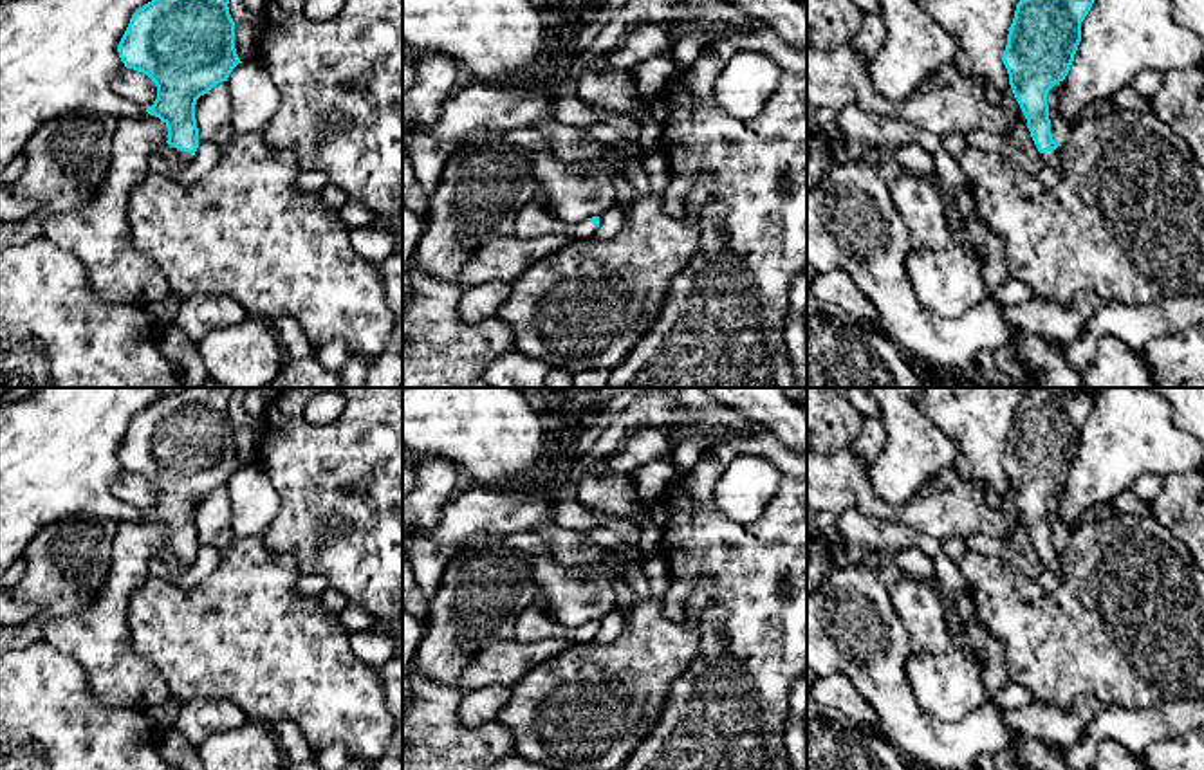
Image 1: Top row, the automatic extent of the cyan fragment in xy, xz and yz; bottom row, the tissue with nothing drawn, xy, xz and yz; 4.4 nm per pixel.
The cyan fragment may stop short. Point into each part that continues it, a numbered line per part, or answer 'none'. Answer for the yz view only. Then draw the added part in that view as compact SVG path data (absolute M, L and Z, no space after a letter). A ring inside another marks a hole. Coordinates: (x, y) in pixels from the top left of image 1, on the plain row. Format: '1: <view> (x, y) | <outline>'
1: yz (1053, 563) | M1060 550L1056 554L1052 554L1052 555L1042 557L1042 561L1043 561L1043 566L1047 570L1051 570L1054 573L1061 573L1061 554L1060 554Z

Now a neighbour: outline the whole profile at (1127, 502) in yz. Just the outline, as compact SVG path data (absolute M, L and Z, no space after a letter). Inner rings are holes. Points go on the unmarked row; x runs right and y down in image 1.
M1130 489L1117 494L1112 507L1121 514L1152 516L1150 505L1135 496Z

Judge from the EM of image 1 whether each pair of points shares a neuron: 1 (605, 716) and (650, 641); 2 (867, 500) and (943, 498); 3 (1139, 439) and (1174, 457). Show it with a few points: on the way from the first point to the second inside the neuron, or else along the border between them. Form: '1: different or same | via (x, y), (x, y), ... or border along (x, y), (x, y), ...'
1: same | via (609, 698), (645, 659)
2: same | via (885, 513), (925, 513)
3: same | via (1148, 446), (1165, 449)

